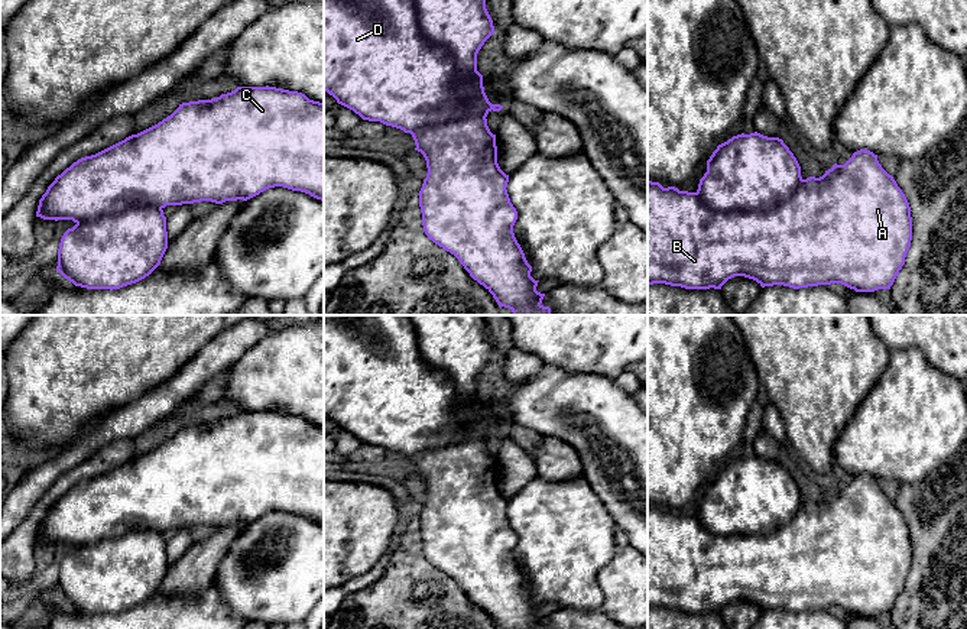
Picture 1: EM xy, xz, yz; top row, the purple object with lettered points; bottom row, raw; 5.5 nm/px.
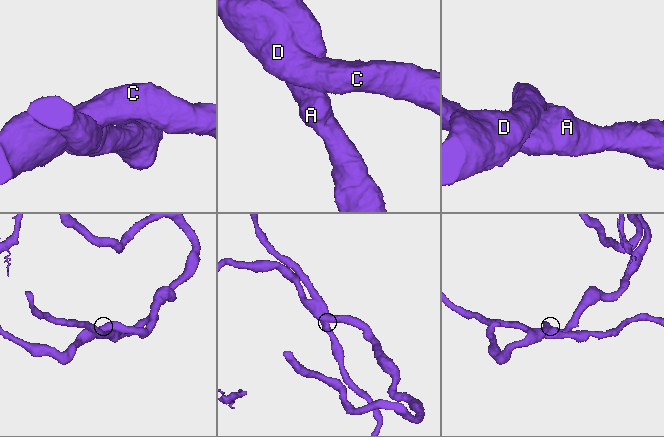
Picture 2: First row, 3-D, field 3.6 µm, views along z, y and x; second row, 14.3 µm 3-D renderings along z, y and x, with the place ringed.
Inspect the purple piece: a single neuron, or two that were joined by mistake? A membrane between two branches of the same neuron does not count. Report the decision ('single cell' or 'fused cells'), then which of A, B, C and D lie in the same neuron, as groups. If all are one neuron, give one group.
fused cells; A B / C D

